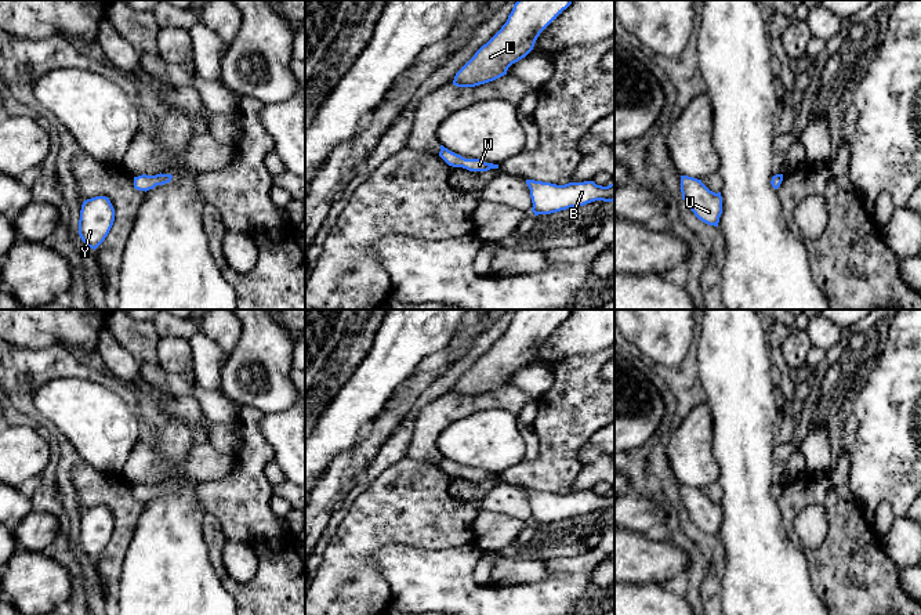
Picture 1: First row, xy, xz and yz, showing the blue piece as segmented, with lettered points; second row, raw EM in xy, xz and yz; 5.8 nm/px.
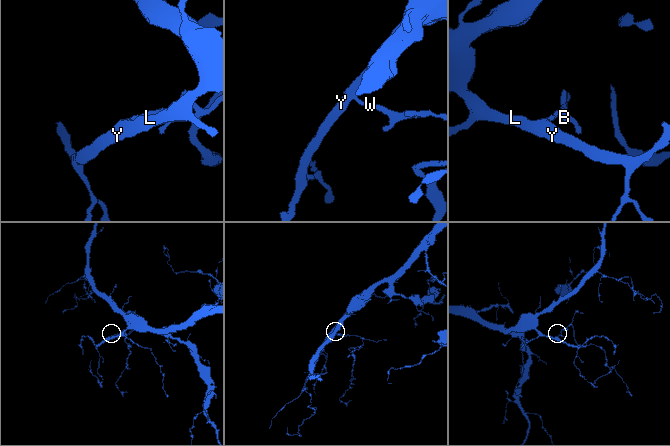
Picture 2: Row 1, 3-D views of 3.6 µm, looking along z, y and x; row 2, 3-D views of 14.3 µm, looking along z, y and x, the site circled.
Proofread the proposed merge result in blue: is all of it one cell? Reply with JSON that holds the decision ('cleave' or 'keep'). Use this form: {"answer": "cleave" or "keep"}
{"answer": "keep"}

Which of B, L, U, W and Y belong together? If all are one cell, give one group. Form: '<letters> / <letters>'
B L U W Y

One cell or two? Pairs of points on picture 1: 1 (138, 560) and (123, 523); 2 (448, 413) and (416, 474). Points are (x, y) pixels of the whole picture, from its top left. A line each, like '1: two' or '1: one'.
1: two
2: two

